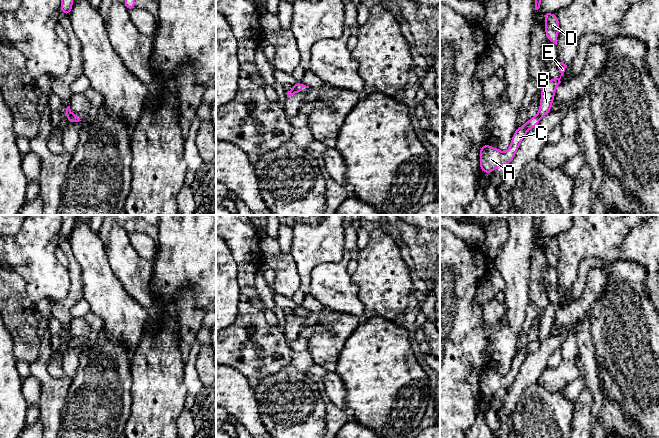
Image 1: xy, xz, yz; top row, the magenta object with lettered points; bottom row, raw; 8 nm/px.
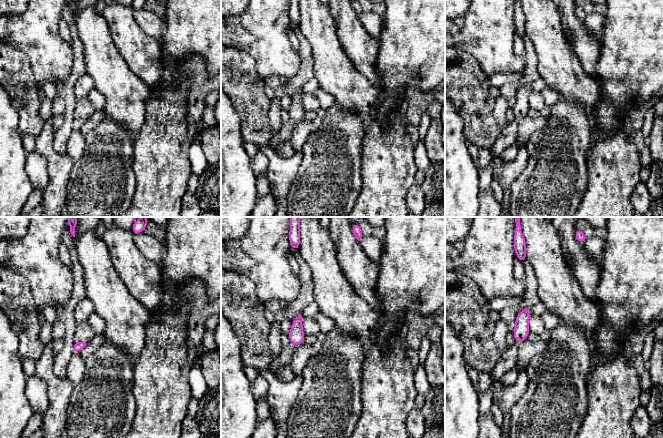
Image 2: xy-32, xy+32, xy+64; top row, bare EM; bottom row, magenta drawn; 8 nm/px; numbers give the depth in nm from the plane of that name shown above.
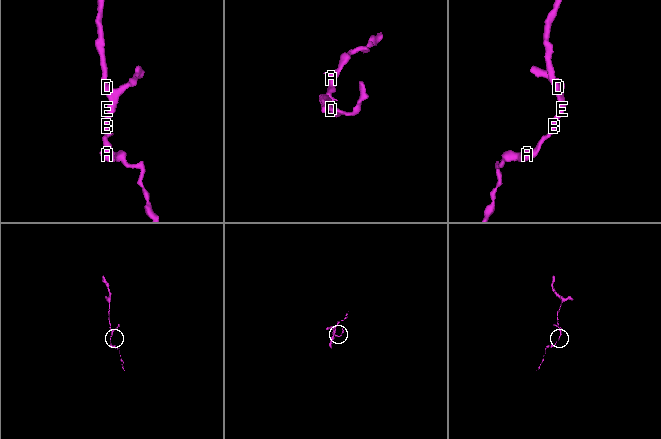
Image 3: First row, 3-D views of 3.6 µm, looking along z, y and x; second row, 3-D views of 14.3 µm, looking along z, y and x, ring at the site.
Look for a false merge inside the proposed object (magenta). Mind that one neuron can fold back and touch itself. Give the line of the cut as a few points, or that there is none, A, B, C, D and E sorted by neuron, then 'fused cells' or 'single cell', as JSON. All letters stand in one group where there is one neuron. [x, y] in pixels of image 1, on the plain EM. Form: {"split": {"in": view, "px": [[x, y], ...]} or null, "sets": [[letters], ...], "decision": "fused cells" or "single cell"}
{"split": {"in": "xy", "px": [[72, 338], [68, 343]]}, "sets": [["A", "C"], ["B", "D", "E"]], "decision": "fused cells"}

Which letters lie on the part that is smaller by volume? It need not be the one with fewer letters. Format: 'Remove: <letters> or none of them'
Remove: A, C

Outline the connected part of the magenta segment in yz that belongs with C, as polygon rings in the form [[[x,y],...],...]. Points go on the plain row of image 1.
[[[538,339],[534,340],[519,351],[512,361],[510,372],[507,376],[501,376],[497,372],[484,368],[480,373],[481,396],[492,397],[499,389],[509,389],[527,355],[534,352],[540,346],[540,343]]]

